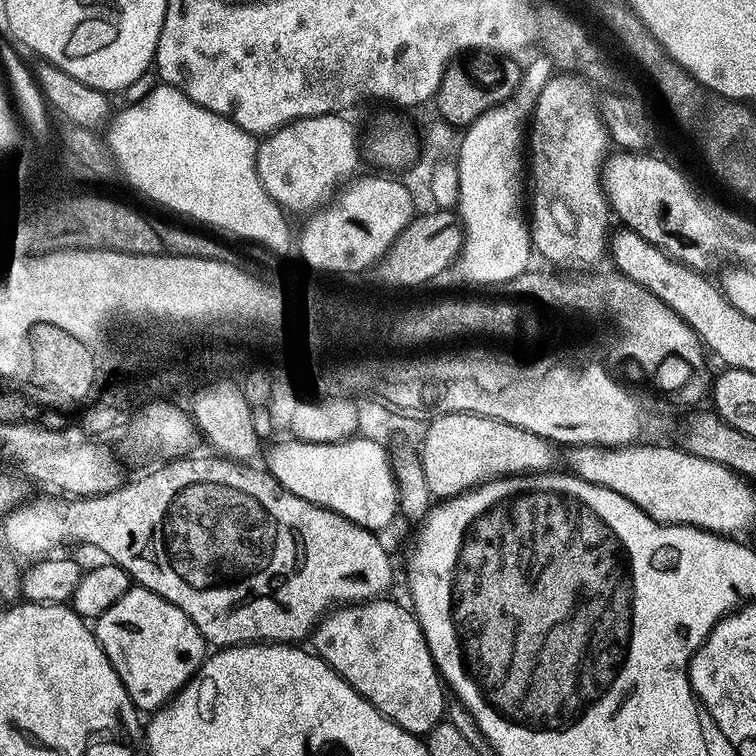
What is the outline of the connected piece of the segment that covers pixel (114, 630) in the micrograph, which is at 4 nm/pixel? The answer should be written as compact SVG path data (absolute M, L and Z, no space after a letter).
M139 586L129 587L126 594L122 594L122 598L118 598L118 602L114 602L114 606L110 606L110 610L106 610L106 614L102 614L94 621L94 631L96 633L96 640L102 646L102 650L106 654L106 658L110 658L110 662L114 666L114 670L118 674L118 678L126 686L128 696L139 709L141 713L148 712L147 714L155 713L157 710L164 707L189 680L196 674L196 669L204 663L206 659L206 641L204 635L198 630L198 626L194 626L194 622L182 610L178 610L178 606L174 606L170 602L166 602L158 594L154 594L150 590Z

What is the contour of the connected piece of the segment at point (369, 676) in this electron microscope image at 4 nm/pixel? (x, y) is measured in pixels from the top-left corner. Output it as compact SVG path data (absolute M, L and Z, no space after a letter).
M388 599L353 602L329 611L316 625L310 640L316 643L315 655L327 662L359 696L366 697L387 720L392 720L407 732L427 734L441 723L446 688L436 670L436 663L432 661L429 638L420 629L415 615L405 605L404 609Z

